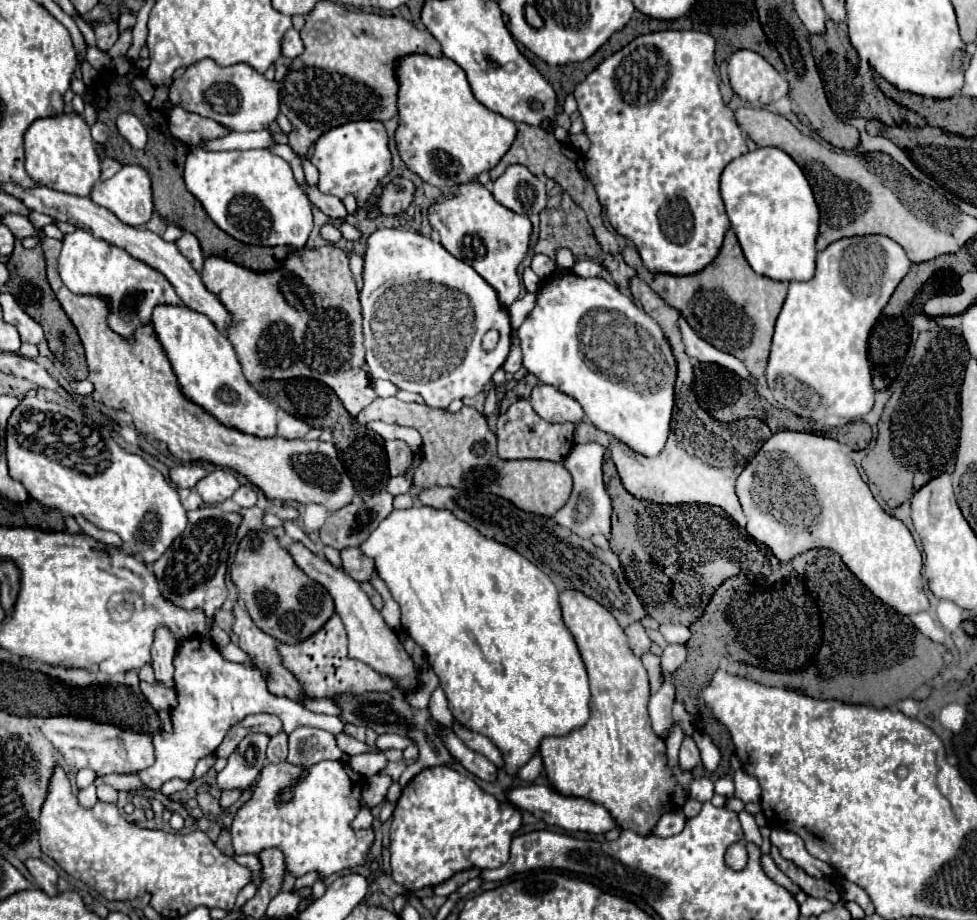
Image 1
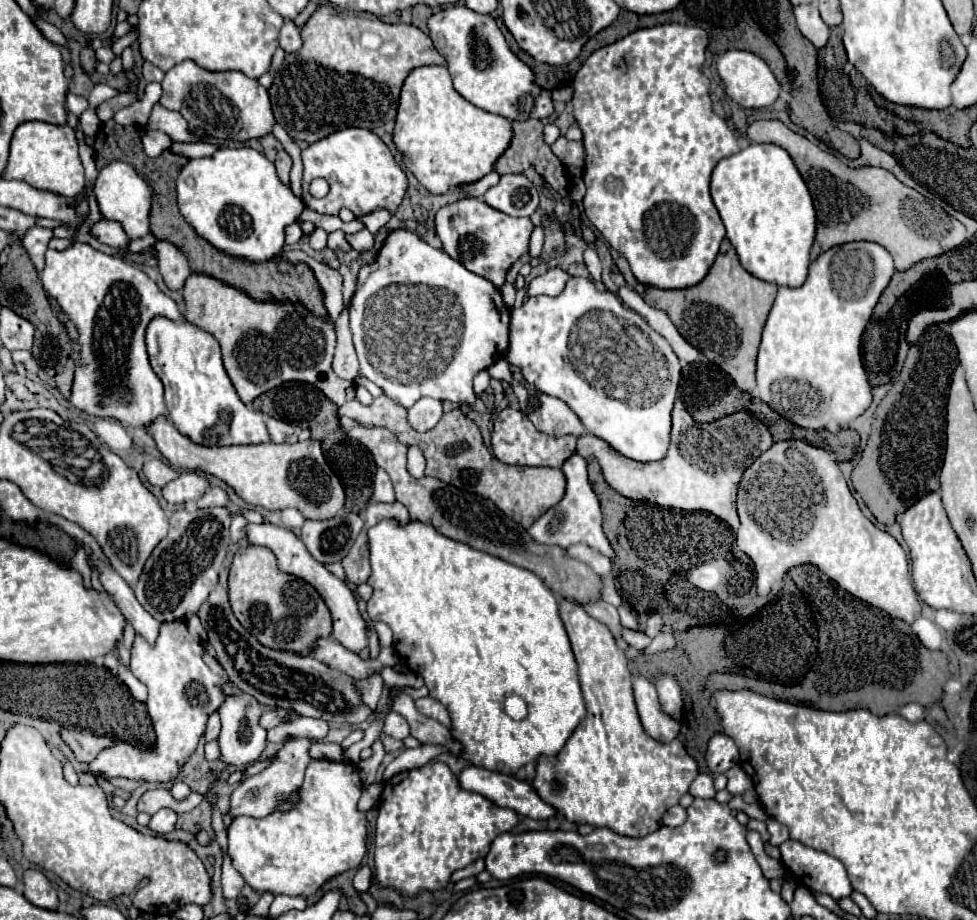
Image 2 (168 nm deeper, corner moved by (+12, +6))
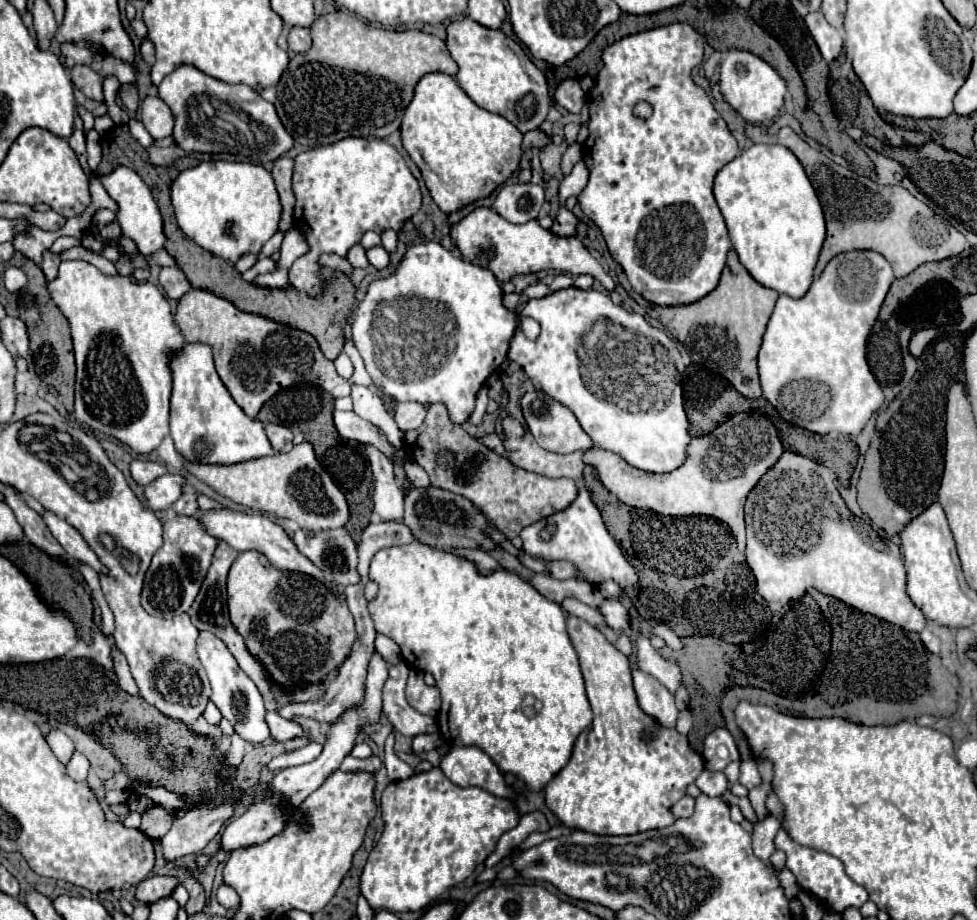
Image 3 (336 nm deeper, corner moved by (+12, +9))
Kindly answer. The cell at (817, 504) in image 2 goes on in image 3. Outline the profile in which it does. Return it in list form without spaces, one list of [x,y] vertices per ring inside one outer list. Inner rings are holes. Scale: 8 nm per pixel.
[[[784,450],[768,474],[750,490],[746,498],[746,562],[756,576],[756,590],[766,602],[786,604],[798,600],[808,588],[818,588],[820,592],[842,600],[844,604],[858,608],[860,612],[874,614],[890,624],[902,626],[904,630],[920,632],[926,624],[924,614],[916,610],[916,604],[906,594],[906,570],[900,556],[900,548],[866,524],[864,518],[854,516],[836,486],[836,474],[802,454]]]

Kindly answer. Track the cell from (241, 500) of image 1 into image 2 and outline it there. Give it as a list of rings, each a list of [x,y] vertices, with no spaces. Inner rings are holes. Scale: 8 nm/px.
[[[212,487],[208,489],[200,499],[198,499],[198,507],[200,509],[208,509],[208,507],[224,507],[228,503],[228,495],[224,489],[220,487]]]

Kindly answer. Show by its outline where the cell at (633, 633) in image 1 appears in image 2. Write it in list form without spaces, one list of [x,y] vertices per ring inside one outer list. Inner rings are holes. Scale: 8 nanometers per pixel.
[[[596,599],[596,601],[588,601],[582,605],[586,609],[586,613],[598,621],[602,621],[614,637],[620,637],[620,631],[622,631],[622,625],[620,625],[620,619],[618,619],[618,611],[614,605],[602,601],[602,599]]]

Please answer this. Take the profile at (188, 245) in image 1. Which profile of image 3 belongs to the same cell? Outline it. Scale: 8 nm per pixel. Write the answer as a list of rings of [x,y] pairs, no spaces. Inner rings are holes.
[[[178,266],[162,268],[160,270],[160,284],[166,290],[168,298],[178,300],[182,294],[186,294],[192,286],[188,286],[188,278],[184,278],[184,272]]]

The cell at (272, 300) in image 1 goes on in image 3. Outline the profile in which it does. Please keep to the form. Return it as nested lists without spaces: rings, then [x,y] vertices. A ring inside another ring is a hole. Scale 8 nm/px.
[[[196,288],[180,298],[174,320],[186,342],[204,342],[212,346],[216,370],[222,382],[250,418],[256,418],[258,410],[272,394],[298,382],[318,384],[334,398],[350,396],[350,382],[338,376],[334,362],[324,358],[312,334],[292,330],[292,326],[280,326],[280,322],[268,322],[268,318],[260,318],[260,314],[244,314],[242,310],[236,310],[232,302],[216,298],[210,290]]]

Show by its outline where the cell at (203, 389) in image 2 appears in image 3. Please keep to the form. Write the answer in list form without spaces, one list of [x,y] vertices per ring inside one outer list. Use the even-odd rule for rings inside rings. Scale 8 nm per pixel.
[[[192,342],[172,352],[172,396],[170,396],[170,436],[178,454],[190,462],[234,464],[250,458],[274,454],[264,426],[258,418],[250,418],[230,396],[214,368],[212,348]]]

